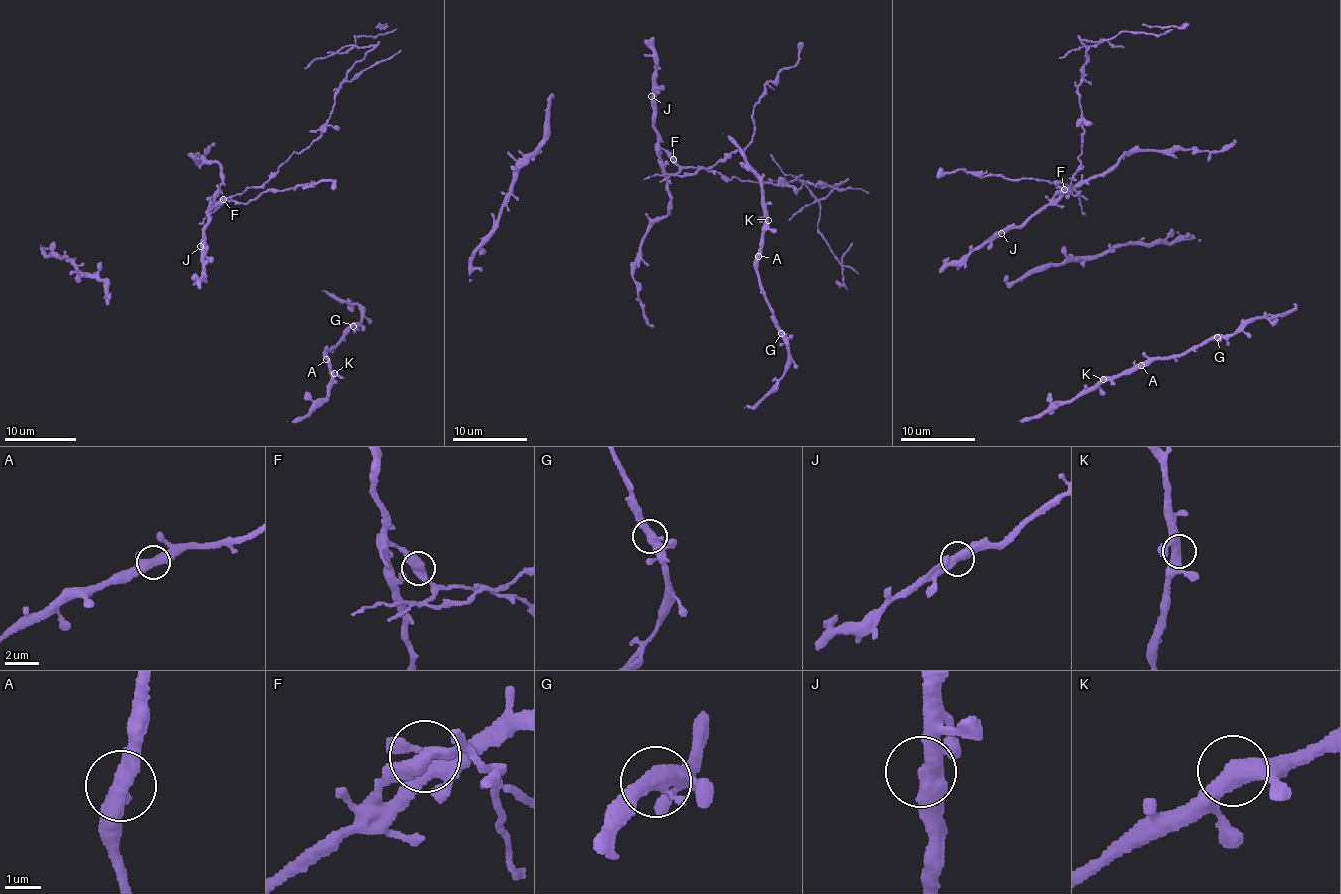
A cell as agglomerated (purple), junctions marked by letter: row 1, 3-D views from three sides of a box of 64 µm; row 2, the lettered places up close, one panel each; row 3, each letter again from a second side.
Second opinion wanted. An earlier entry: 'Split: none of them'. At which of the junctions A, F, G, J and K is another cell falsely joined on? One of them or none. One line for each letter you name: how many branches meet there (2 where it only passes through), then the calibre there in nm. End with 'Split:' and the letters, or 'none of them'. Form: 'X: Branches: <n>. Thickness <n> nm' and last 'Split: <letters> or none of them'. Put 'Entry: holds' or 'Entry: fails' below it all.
F: Branches: 2. Thickness 480 nm
Split: F
Entry: fails

